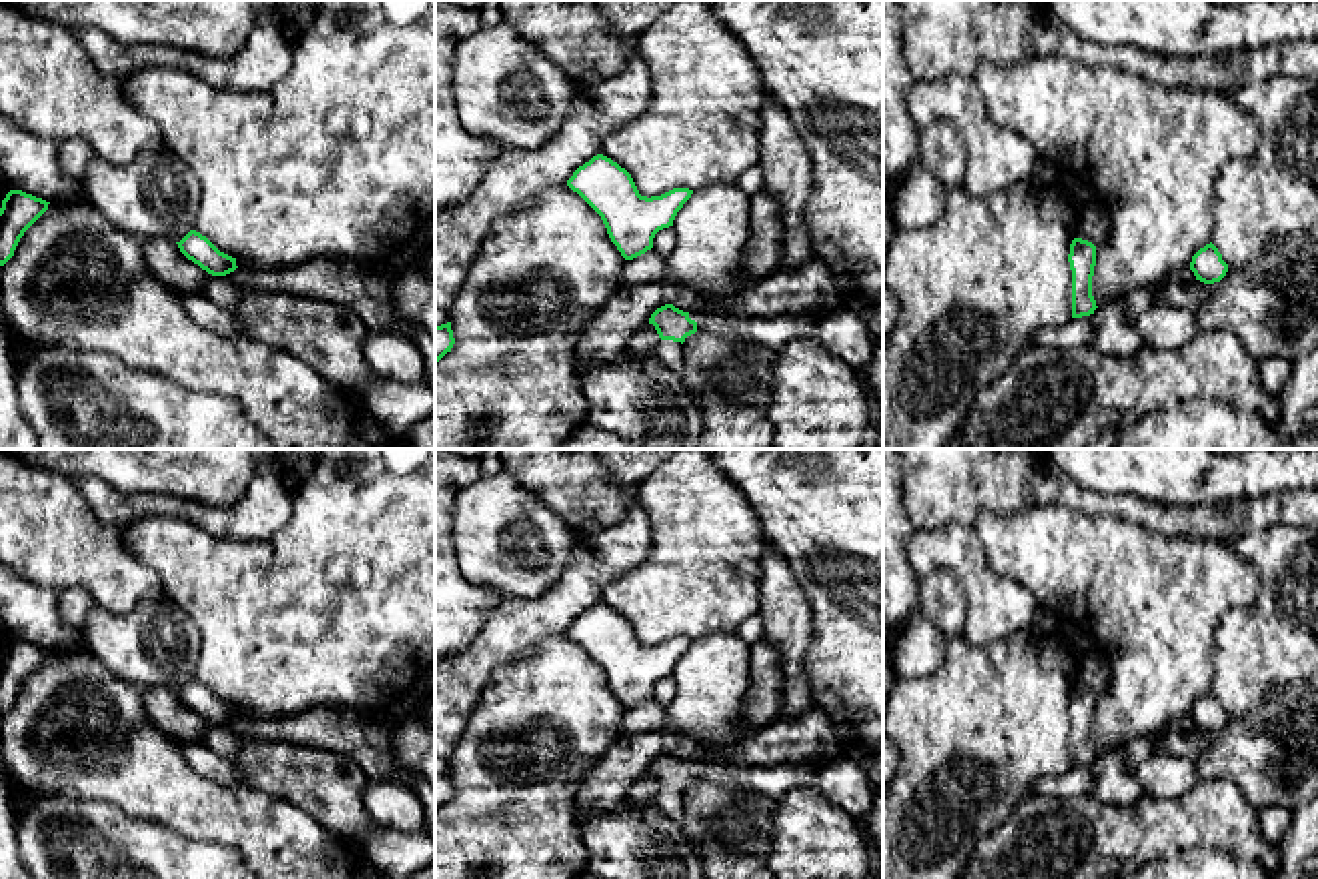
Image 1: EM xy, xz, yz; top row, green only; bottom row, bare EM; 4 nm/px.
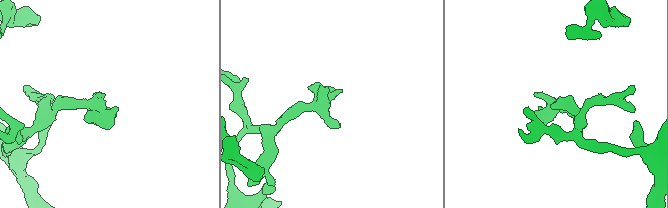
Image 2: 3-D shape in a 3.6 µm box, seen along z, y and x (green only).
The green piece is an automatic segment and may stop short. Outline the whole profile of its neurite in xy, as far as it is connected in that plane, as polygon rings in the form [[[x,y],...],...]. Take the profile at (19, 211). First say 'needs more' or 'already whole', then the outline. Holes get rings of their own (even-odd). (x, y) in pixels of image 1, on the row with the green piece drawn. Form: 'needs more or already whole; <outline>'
already whole; [[[10,190],[0,208],[0,266],[4,266],[24,236],[24,232],[48,210],[46,200]]]

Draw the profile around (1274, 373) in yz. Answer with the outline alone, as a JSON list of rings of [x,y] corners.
[[[1284,358],[1258,360],[1258,374],[1264,390],[1272,396],[1280,396],[1284,384],[1292,374],[1292,362]]]

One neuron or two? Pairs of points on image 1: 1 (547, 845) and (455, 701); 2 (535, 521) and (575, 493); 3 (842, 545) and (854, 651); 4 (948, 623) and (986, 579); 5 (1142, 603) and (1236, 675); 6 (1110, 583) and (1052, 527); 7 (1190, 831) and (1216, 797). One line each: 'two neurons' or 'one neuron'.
1: two neurons
2: two neurons
3: one neuron
4: two neurons
5: two neurons
6: one neuron
7: one neuron

